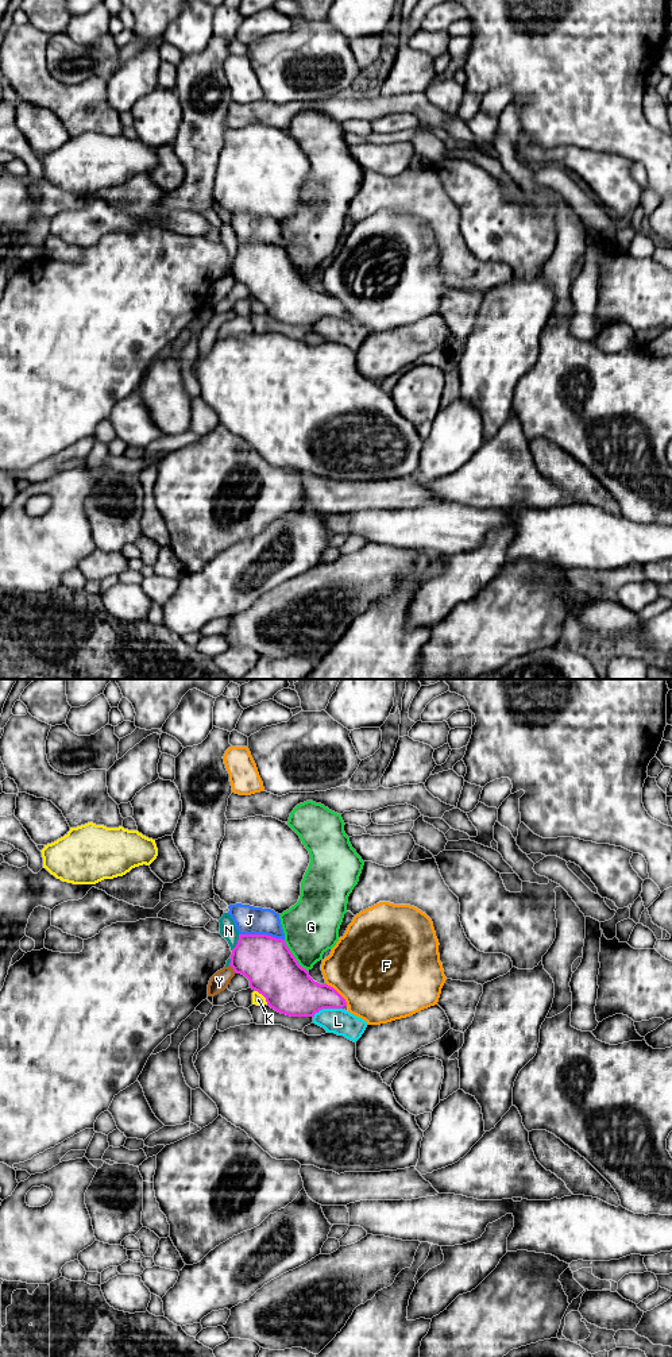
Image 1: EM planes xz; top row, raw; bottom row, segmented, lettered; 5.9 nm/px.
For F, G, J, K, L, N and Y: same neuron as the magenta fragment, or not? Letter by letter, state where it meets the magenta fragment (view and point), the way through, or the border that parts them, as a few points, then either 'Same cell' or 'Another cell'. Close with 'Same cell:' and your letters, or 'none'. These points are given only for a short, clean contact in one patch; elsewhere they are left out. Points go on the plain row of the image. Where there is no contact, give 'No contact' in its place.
F: Touches magenta at xz (339, 303). Another cell
G: Touches magenta at xz (293, 265). Another cell
J: Touches magenta at xz (262, 243). Another cell
K: Touches magenta at xz (263, 304). Another cell
L: Touches magenta at xz (327, 316). Another cell
N: Touches magenta at xz (238, 251). Another cell
Y: Touches magenta at xz (232, 276). Another cell
Same cell: none

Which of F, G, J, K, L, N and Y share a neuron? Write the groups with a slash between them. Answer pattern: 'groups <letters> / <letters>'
groups F / G / J / K / L / N / Y

